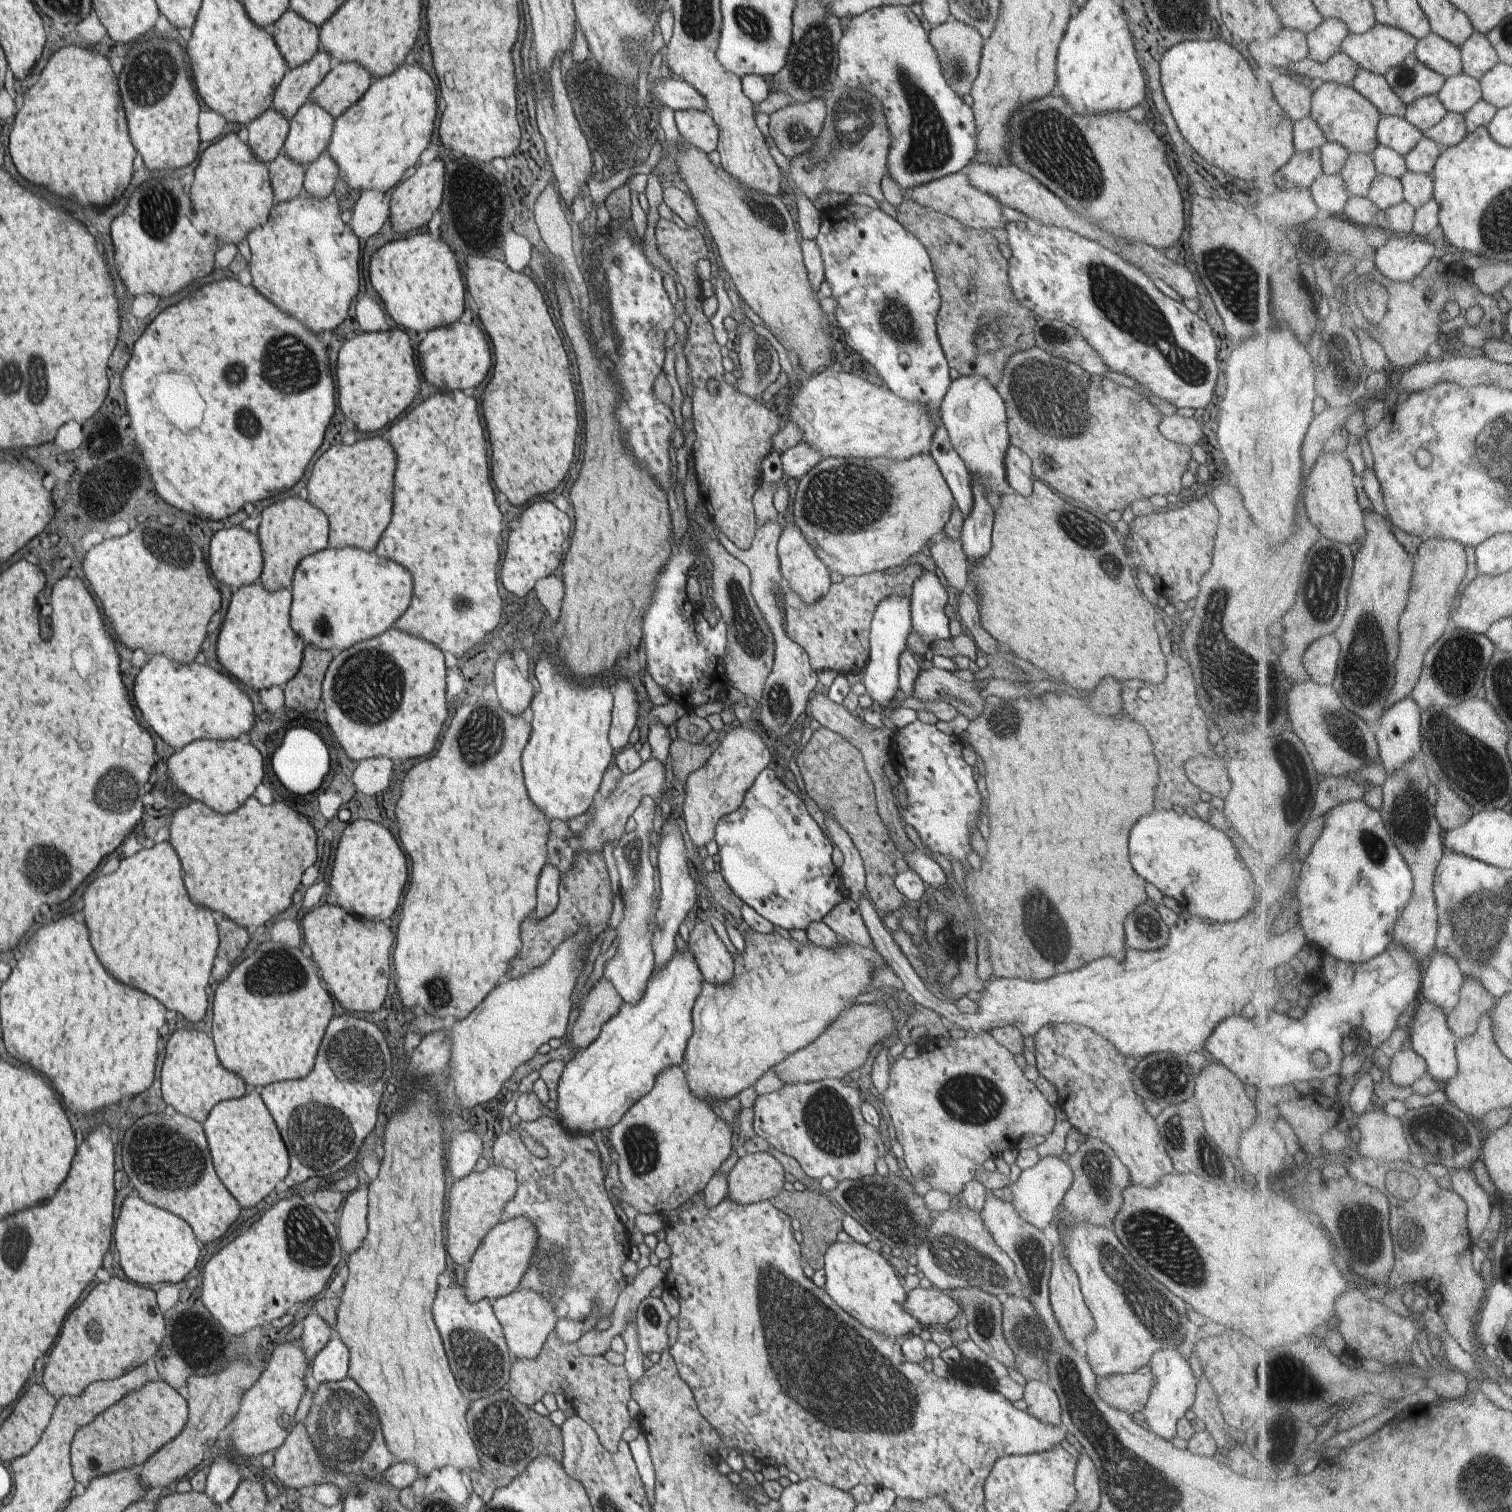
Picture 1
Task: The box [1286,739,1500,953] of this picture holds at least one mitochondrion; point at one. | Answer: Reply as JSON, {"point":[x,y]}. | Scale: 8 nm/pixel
{"point":[1409,813]}

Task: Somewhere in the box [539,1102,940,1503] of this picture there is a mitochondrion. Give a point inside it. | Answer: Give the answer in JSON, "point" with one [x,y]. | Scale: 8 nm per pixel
{"point":[852,1390]}

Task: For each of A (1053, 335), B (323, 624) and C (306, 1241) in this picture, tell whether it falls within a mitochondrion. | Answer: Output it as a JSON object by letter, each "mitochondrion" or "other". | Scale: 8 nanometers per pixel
{"A":"mitochondrion","B":"mitochondrion","C":"mitochondrion"}

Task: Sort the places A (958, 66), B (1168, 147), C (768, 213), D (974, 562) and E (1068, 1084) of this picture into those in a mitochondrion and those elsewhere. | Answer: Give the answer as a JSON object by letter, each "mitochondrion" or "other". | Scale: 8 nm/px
{"A":"mitochondrion","B":"other","C":"mitochondrion","D":"other","E":"other"}

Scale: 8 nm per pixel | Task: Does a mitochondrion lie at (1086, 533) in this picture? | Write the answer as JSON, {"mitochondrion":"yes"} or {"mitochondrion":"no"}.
{"mitochondrion":"yes"}

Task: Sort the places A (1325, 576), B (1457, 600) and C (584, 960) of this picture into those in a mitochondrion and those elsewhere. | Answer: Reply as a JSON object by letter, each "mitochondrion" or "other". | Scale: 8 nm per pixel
{"A":"mitochondrion","B":"other","C":"other"}

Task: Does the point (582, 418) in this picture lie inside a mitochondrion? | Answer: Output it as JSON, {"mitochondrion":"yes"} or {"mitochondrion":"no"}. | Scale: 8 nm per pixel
{"mitochondrion":"no"}

